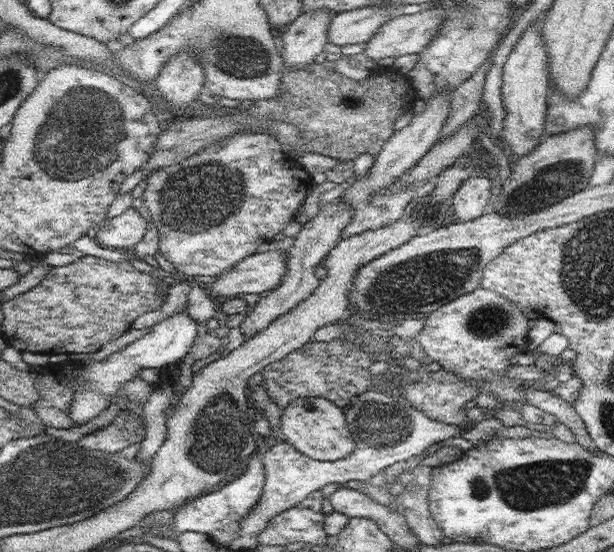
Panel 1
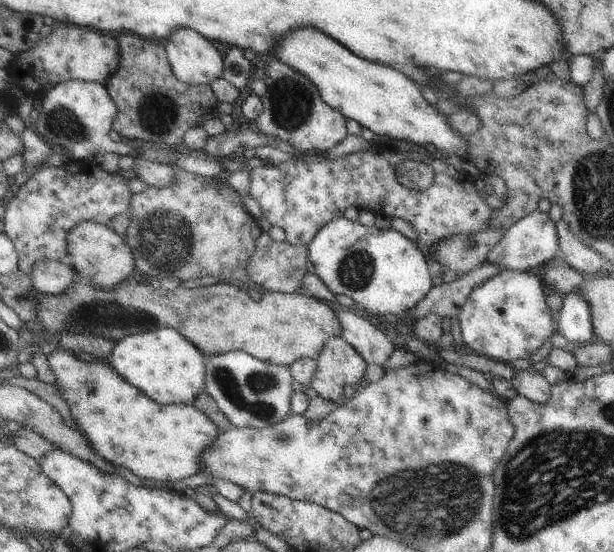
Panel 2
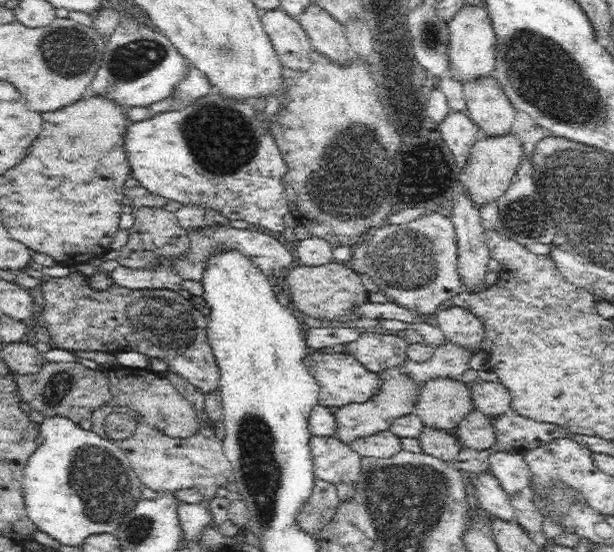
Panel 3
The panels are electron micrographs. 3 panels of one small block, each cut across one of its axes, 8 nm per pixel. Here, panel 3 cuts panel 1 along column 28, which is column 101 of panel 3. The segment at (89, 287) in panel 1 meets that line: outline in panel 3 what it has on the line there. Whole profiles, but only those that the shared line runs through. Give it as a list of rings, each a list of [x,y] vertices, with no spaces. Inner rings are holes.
[[[76,271],[64,277],[48,277],[41,282],[44,307],[33,324],[47,332],[49,342],[64,350],[99,350],[106,353],[136,351],[149,358],[159,358],[168,368],[190,381],[203,395],[219,388],[220,371],[207,339],[207,320],[194,307],[192,298],[185,298],[178,290],[166,288],[129,289],[112,283],[104,290],[92,289],[89,277]]]

